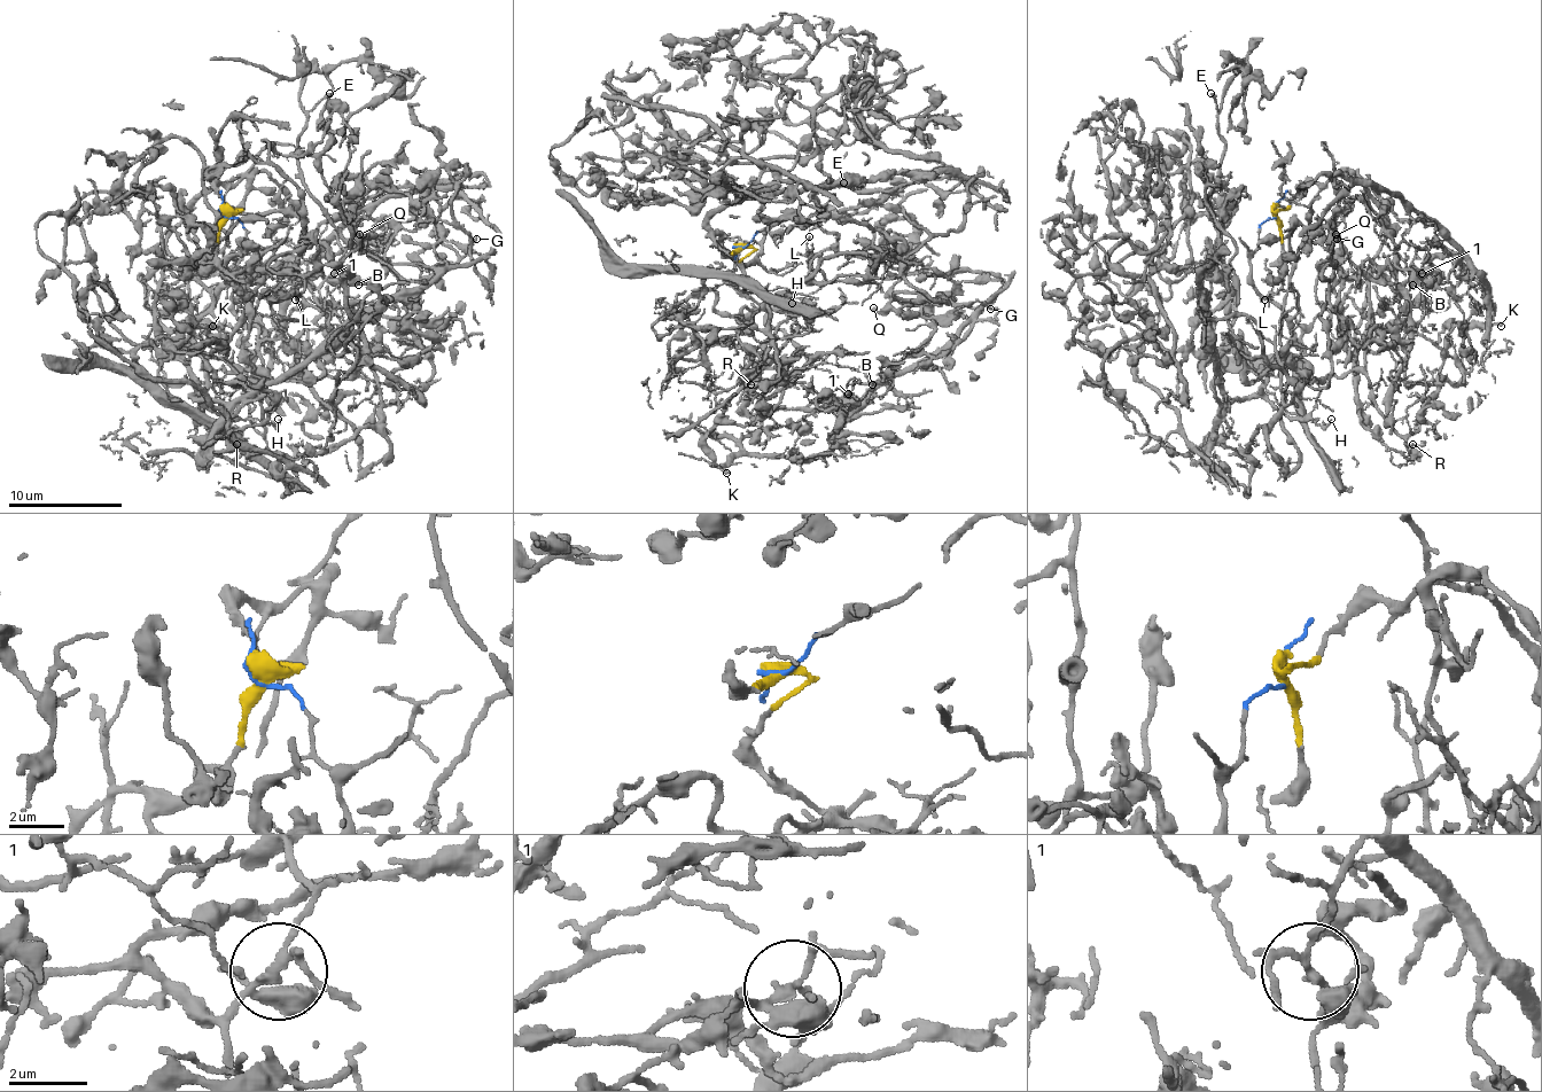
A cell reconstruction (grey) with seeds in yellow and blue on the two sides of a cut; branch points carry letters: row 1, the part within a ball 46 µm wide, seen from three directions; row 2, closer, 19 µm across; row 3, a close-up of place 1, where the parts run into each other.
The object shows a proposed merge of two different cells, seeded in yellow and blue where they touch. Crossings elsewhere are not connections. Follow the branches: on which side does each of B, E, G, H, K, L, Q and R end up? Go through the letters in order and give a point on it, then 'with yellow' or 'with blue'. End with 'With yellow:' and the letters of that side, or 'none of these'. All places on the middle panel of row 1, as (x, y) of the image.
B: place (872, 384); with yellow
E: place (843, 182); with blue
G: place (990, 309); with yellow
H: place (792, 303); with blue
K: place (726, 473); with yellow
L: place (809, 236); with blue
Q: place (873, 307); with yellow
R: place (750, 384); with yellow
With yellow: B, G, K, Q, R

